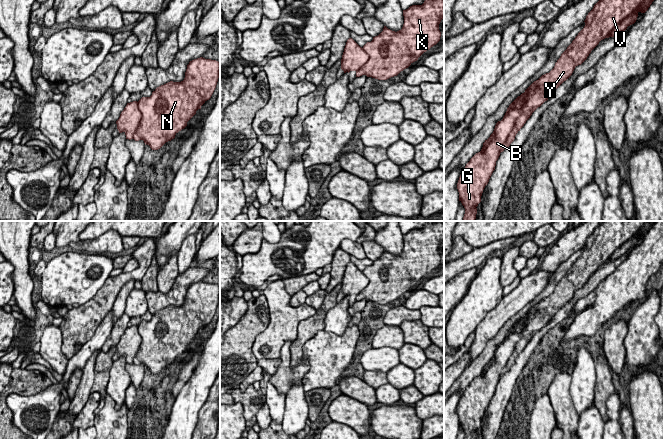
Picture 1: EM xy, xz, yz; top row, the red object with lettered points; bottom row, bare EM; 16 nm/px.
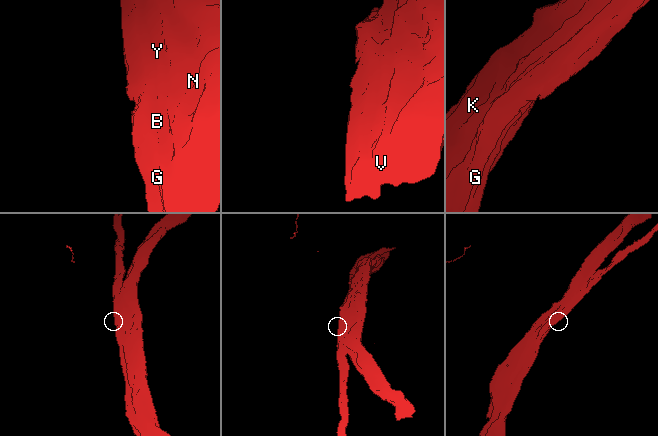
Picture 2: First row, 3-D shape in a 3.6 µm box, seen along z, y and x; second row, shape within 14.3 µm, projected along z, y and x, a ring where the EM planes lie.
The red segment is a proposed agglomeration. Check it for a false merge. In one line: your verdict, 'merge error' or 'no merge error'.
no merge error

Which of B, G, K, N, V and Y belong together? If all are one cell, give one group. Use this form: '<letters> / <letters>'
B G K N V Y

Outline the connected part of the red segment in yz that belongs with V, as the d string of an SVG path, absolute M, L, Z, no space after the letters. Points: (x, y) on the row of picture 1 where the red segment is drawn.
M599 0L588 13L584 28L561 54L554 68L534 81L507 108L480 152L466 164L457 189L465 208L463 221L475 221L477 206L485 186L495 170L496 161L514 141L532 113L581 65L605 38L615 37L634 24L638 13L645 13L654 0Z

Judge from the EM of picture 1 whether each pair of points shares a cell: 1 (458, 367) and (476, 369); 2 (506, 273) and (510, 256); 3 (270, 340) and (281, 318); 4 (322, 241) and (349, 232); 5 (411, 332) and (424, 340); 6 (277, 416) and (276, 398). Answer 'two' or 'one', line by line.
1: two
2: one
3: one
4: one
5: one
6: one

